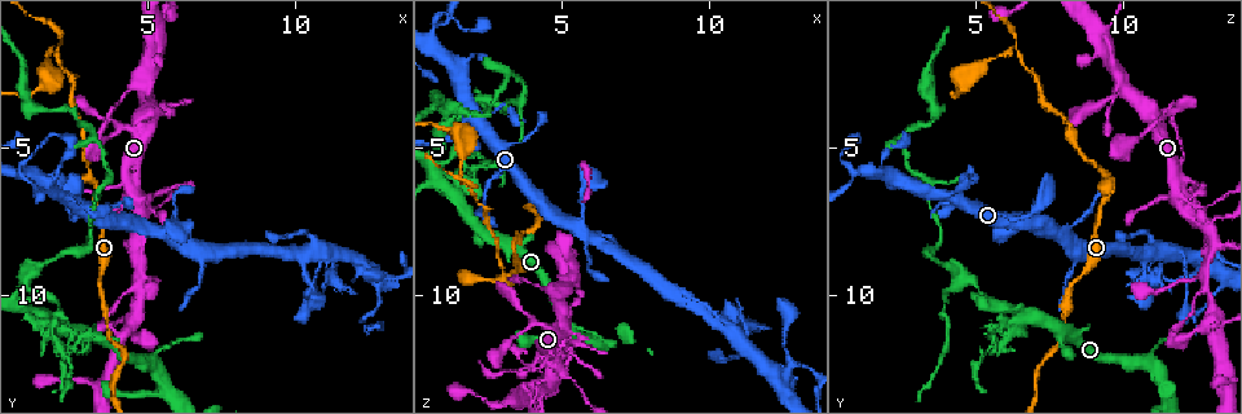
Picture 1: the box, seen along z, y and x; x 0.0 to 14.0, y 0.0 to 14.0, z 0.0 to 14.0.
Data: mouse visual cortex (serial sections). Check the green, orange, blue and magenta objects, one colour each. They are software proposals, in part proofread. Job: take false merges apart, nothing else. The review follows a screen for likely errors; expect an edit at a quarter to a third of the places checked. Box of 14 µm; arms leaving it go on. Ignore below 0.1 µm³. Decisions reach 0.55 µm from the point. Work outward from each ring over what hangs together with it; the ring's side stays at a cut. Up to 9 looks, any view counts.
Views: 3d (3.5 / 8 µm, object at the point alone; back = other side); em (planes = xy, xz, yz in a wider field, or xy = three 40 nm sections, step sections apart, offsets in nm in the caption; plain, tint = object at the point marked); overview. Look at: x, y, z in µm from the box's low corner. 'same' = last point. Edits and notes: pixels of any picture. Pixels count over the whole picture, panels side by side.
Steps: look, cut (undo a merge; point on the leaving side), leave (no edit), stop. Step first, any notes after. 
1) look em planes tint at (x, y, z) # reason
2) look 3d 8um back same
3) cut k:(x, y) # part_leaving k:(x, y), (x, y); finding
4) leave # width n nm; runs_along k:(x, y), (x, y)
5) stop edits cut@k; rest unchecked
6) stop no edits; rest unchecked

look 3d 8um at (4.1, 4.3, 10.9) # three-way junction

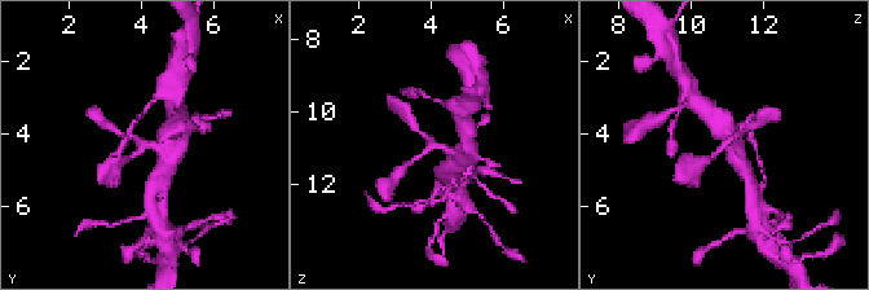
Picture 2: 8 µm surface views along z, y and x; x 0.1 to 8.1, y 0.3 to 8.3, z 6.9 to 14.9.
look 3d 3.5um at (4.1, 4.3, 10.9) # closer look

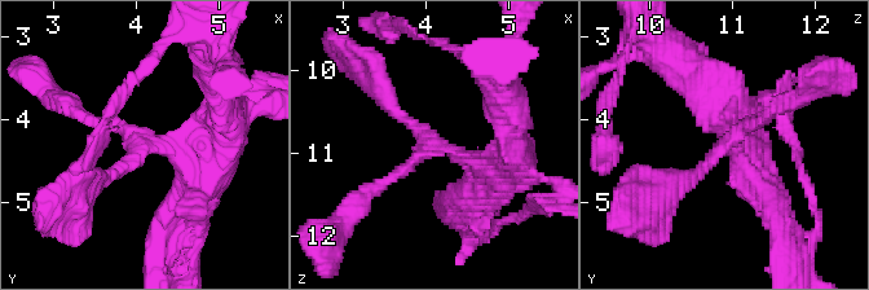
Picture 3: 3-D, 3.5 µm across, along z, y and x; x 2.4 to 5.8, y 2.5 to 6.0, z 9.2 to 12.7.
look em xy step 2 tint at (4.10, 4.30, 10.90) # arms 3; arm_widths 150, 200, 250 nm; now the EM

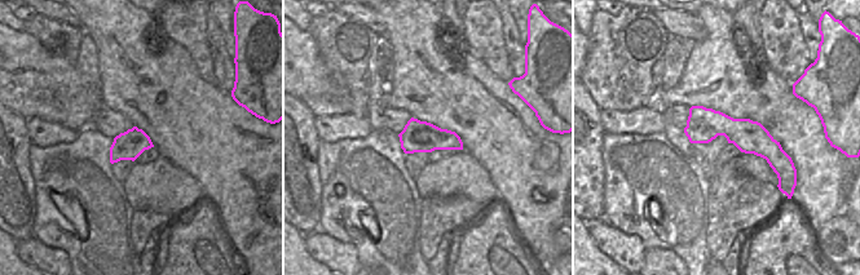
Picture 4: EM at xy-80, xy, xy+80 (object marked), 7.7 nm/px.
leave # runs_along 3:(506, 175), (435, 145), (379, 92); one cell here

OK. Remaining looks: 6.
look 3d 3.5um at (2.0, 1.6, 6.3) # narrows sharply

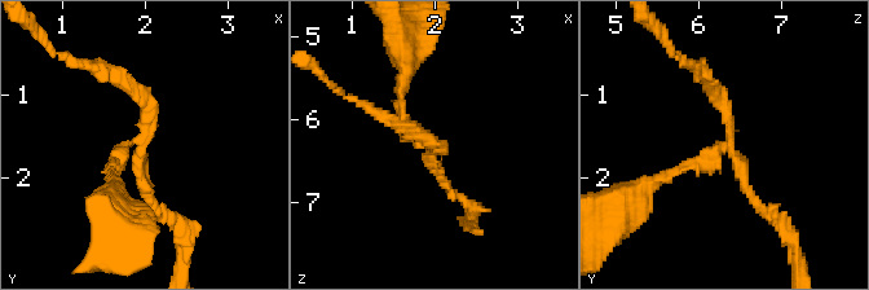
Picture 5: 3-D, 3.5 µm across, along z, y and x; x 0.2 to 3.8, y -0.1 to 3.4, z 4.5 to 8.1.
look em planes tint at (1.90, 1.60, 6.40)

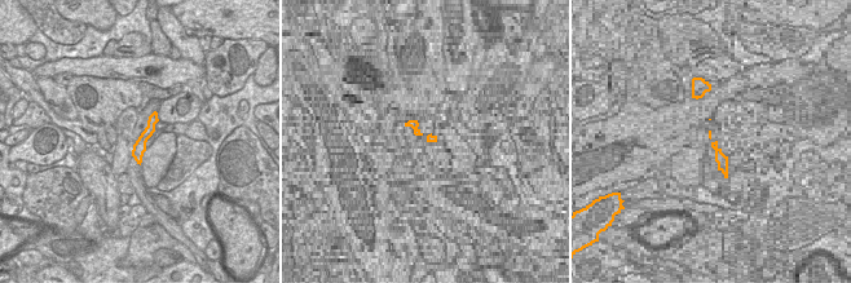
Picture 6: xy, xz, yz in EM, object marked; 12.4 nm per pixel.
look em xy step 3 tint same # cut it another way

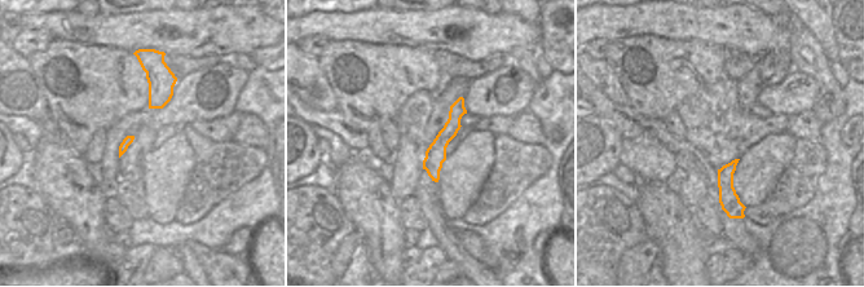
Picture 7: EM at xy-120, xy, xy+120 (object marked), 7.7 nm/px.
cut 5:(696, 161) # arms 3; part_leaving 5:(727, 145), (648, 181), (627, 205); two cells meet here

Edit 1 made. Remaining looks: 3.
look 3d 3.5um at (11.1, 8.9, 10.9) # thin neck

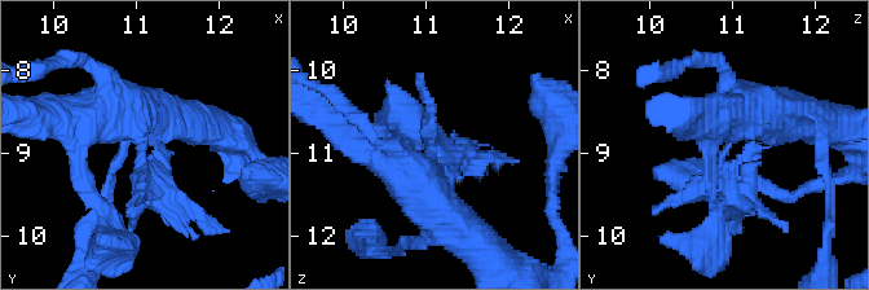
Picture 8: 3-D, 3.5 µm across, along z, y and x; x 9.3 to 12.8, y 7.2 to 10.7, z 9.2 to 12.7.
look em xy step 3 tint at (11.10, 8.95, 10.95) # now the EM

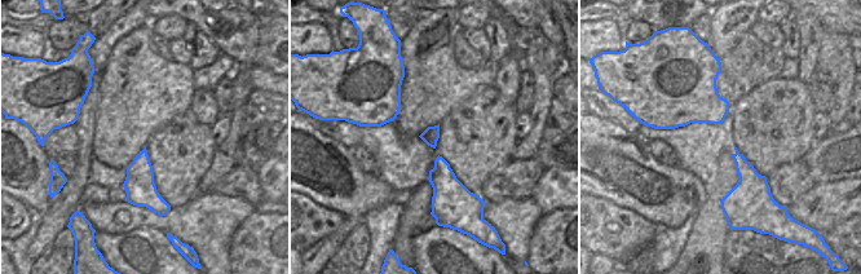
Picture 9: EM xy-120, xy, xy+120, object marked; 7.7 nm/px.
cut 8:(461, 153) # part_leaving 8:(431, 145), (507, 158); two cells meet here

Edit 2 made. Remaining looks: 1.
stop edits cut@5, cut@8; rest unchecked

